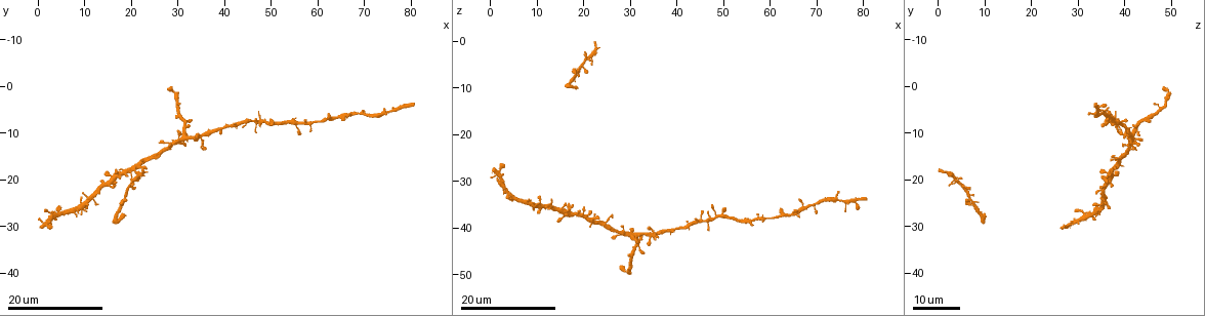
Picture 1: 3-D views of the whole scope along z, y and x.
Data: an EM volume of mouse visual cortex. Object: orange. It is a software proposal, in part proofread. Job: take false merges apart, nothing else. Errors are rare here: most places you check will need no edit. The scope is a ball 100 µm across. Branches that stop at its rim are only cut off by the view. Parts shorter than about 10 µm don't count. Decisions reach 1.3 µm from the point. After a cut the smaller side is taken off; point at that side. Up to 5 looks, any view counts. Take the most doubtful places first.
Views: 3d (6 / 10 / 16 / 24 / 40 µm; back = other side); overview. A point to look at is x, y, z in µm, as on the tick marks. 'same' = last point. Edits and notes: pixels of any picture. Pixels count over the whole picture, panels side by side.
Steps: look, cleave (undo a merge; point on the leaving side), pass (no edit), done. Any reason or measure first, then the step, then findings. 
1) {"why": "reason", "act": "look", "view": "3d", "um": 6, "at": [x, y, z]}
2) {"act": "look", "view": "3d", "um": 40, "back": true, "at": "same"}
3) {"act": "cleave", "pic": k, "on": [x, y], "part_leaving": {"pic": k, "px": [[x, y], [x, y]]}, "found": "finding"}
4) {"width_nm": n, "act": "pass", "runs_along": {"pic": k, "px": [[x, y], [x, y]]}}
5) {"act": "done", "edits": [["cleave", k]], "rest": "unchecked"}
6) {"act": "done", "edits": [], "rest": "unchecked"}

{"why": "two arms in line, one across", "act": "look", "view": "3d", "um": 16, "at": [20.5, 17.0, 37.5]}

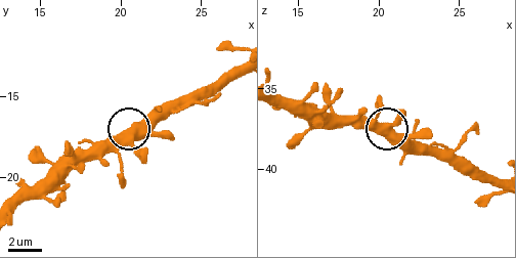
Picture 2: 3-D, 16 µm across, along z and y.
{"act": "look", "view": "3d", "um": 6, "at": "same"}

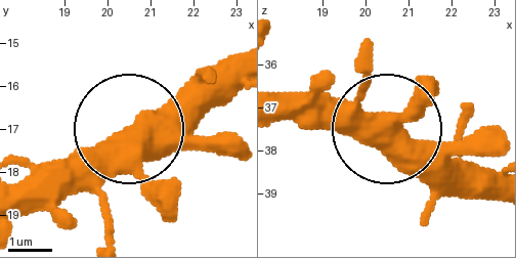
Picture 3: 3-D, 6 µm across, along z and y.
{"width_nm": 450, "act": "pass", "found": "continuous, no second neuron"}

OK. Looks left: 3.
{"why": "narrows sharply", "act": "look", "view": "3d", "um": 16, "at": [64.0, 7.0, 37.5]}

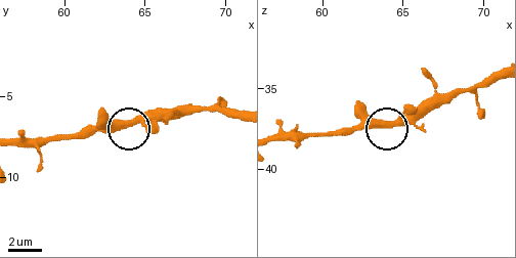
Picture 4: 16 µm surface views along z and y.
{"act": "look", "view": "3d", "um": 6, "at": [63.8, 6.9, 37.3]}

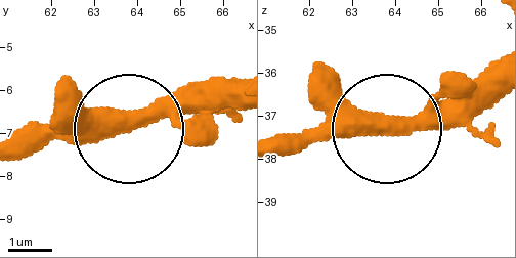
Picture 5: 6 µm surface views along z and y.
{"why": "from behind", "act": "look", "view": "3d", "um": 6, "back": true, "at": [63.80, 6.80, 37.20]}

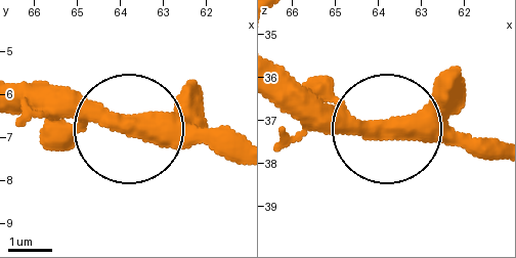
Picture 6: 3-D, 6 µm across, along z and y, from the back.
{"act": "pass", "found": "all the same neuron"}

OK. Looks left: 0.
{"act": "done", "edits": [], "rest": "unchecked"}

